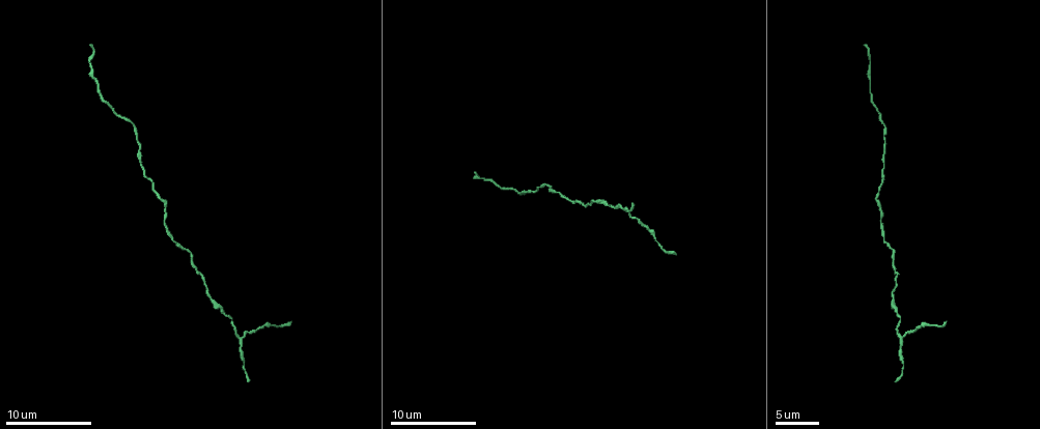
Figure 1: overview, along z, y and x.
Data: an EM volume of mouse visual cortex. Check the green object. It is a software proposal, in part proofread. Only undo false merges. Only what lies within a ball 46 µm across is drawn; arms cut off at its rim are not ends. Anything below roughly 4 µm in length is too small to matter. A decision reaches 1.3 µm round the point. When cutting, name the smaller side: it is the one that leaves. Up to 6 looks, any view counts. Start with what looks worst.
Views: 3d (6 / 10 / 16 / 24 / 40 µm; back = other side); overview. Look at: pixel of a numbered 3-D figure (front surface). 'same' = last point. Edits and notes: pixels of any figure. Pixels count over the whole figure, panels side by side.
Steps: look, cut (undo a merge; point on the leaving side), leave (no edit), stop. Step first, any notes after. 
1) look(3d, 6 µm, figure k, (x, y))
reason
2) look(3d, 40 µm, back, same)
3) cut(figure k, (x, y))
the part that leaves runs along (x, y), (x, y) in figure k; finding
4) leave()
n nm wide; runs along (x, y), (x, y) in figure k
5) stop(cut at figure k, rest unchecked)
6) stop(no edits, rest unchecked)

look(3d, 6 µm, figure 1, (242, 338))
arms part here

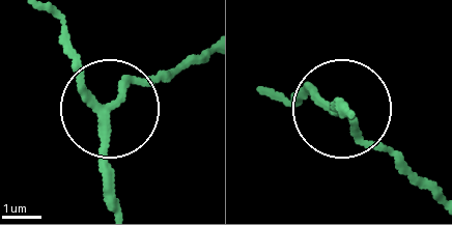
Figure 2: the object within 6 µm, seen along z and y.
leave()
runs along (56, 13), (80, 83), (106, 123), (106, 202) in figure 2; all the same neuron

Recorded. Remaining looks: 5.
look(3d, 16 µm, figure 1, (884, 138))
narrows sharply

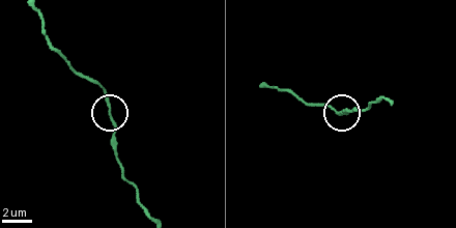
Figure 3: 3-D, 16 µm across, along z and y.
look(3d, 6 µm, figure 3, (111, 115))

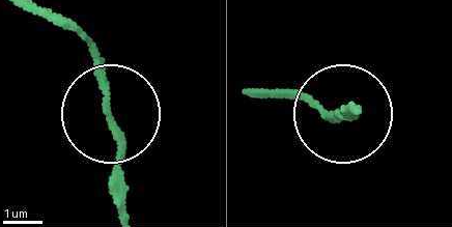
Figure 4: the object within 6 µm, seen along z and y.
leave()
runs along (124, 209), (111, 90), (99, 51), (75, 25) in figure 4; one neuron here

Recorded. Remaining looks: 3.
look(3d, 10 µm, figure 1, (882, 227))

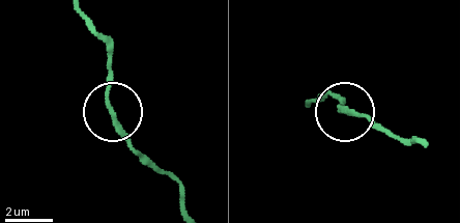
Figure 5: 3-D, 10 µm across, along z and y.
leave()
side arm 27 µm; continuous, no second neuron

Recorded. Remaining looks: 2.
stop(no edits, rest unchecked)

